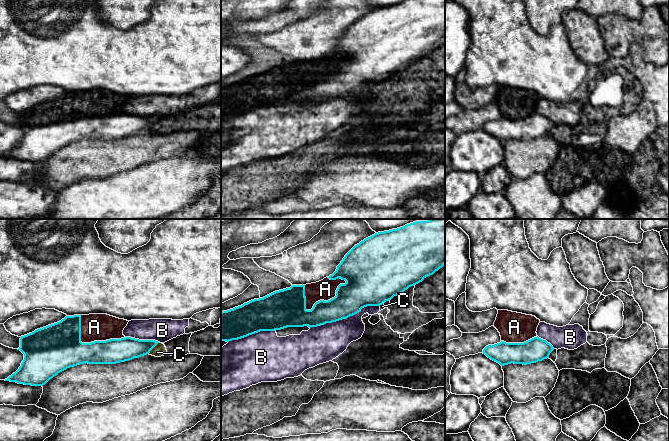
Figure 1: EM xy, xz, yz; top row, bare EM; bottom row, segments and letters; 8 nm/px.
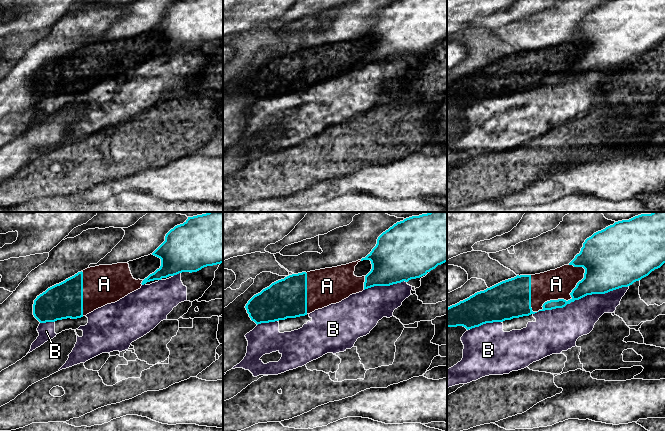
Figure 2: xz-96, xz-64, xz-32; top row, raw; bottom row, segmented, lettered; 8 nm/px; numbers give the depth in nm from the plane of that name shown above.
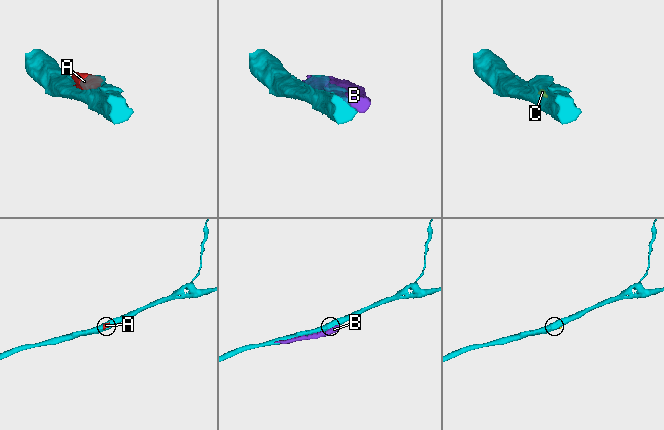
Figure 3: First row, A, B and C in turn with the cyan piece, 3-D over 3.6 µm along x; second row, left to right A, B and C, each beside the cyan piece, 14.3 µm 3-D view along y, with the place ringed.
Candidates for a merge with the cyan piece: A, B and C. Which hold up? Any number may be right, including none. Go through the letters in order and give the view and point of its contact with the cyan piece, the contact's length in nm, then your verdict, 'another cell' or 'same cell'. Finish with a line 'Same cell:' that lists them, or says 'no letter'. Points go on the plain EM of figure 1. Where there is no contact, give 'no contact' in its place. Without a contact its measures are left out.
A: xz (328, 76) | 400 nm | another cell
B: xz (344, 94) | 600 nm | another cell
C: xy (153, 123) | 130 nm | another cell
Same cell: no letter

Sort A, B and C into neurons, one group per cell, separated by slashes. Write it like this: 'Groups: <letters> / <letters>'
Groups: A / B / C

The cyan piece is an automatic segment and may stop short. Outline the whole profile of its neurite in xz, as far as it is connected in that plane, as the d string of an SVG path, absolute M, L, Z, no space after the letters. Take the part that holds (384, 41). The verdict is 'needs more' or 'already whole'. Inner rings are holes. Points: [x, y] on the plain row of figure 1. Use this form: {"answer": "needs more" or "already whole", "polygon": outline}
{"answer": "already whole", "polygon": "M407 0L389 7L378 8L355 21L328 54L345 56L336 66L336 72L328 77L316 78L311 86L306 85L305 61L292 61L290 64L275 67L263 74L254 75L241 82L221 88L221 117L238 116L260 107L275 107L287 103L317 103L326 99L346 95L367 82L380 82L422 58L445 42L445 0Z"}

